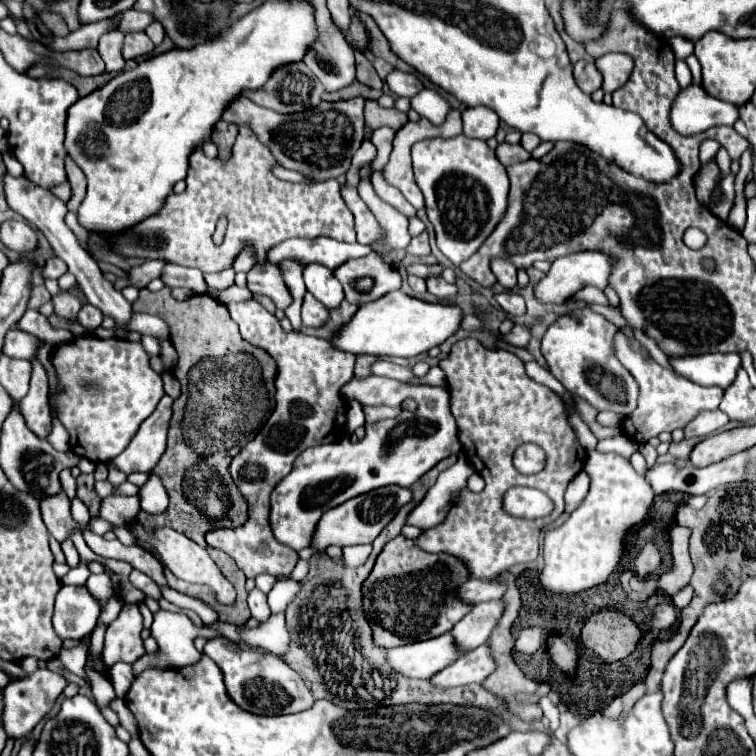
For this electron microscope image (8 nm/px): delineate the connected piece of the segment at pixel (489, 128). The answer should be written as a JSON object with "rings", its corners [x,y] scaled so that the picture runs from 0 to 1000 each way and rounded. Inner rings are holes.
{"rings":[[[626,142],[612,147],[612,179],[644,187],[655,179],[660,155],[647,142]]]}

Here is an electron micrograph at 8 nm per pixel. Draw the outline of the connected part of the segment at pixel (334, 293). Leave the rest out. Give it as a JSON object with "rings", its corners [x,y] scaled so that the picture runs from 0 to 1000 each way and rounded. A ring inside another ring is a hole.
{"rings":[[[411,348],[401,358],[401,369],[406,377],[406,385],[417,390],[419,398],[425,398],[433,409],[446,409],[454,398],[454,380],[440,366],[440,358],[433,353],[425,353],[419,348]]]}

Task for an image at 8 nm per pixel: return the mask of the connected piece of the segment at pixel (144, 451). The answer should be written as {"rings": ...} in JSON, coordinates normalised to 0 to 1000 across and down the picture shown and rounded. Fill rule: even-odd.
{"rings":[[[218,521],[218,525],[210,530],[208,541],[187,560],[171,591],[149,607],[149,612],[160,623],[165,623],[168,628],[176,623],[184,623],[184,626],[202,623],[202,618],[208,615],[208,610],[218,597],[218,581],[221,581],[221,567],[226,557],[229,532],[230,529]]]}

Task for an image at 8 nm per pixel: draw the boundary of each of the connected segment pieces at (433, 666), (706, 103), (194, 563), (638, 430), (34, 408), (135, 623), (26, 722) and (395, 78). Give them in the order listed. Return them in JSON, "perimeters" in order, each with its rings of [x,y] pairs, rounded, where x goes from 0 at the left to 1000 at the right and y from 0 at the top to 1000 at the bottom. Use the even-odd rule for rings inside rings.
{"perimeters":[[[[589,837],[578,845],[562,845],[557,851],[515,858],[515,880],[533,893],[570,898],[586,882],[602,877],[610,866],[612,858],[602,851],[602,843],[597,837]]],[[[919,73],[906,78],[917,97],[917,112],[903,118],[890,136],[888,163],[901,179],[930,176],[946,165],[970,165],[978,157],[978,147],[972,139],[935,126],[925,112],[927,89]]],[[[179,689],[179,692],[171,694],[168,700],[176,705],[179,721],[194,726],[197,731],[200,731],[200,721],[202,721],[202,729],[210,734],[210,742],[213,742],[234,766],[242,766],[242,769],[247,769],[247,771],[271,771],[271,774],[276,774],[276,776],[284,782],[284,787],[287,787],[287,792],[290,792],[292,798],[298,798],[298,800],[311,798],[311,776],[295,763],[295,758],[290,755],[290,750],[287,750],[287,747],[282,745],[282,739],[276,737],[274,726],[266,726],[258,716],[247,713],[242,705],[234,705],[234,702],[226,700],[226,697],[210,697],[210,700],[205,700],[202,708],[200,708],[200,705],[194,705],[194,702],[189,700],[189,694],[187,694],[184,689]]],[[[821,435],[813,443],[813,472],[821,478],[821,483],[837,496],[837,501],[845,509],[845,536],[824,557],[824,573],[840,586],[856,586],[858,578],[869,578],[874,570],[890,570],[906,565],[906,560],[911,560],[911,554],[917,554],[922,544],[948,541],[956,528],[954,512],[927,512],[906,501],[903,496],[874,485],[861,470],[851,470],[848,464],[840,464],[835,459],[835,451],[827,446]]],[[[44,480],[38,520],[22,530],[22,541],[30,549],[36,565],[54,581],[60,581],[67,570],[62,517],[65,517],[65,509],[60,501],[60,488],[54,488],[52,480]]],[[[165,798],[155,819],[142,827],[139,853],[136,853],[136,874],[142,882],[152,877],[179,877],[187,866],[192,866],[189,845],[187,845],[189,819],[184,811],[184,800]]],[[[52,885],[36,898],[12,903],[4,911],[4,946],[1,946],[1,962],[9,970],[9,978],[33,975],[67,940],[67,935],[73,933],[75,922],[83,917],[86,909],[89,909],[89,901],[65,885]]],[[[517,94],[512,99],[512,112],[522,128],[538,128],[538,131],[549,128],[549,123],[560,118],[557,107],[549,99],[533,94]]]]}

